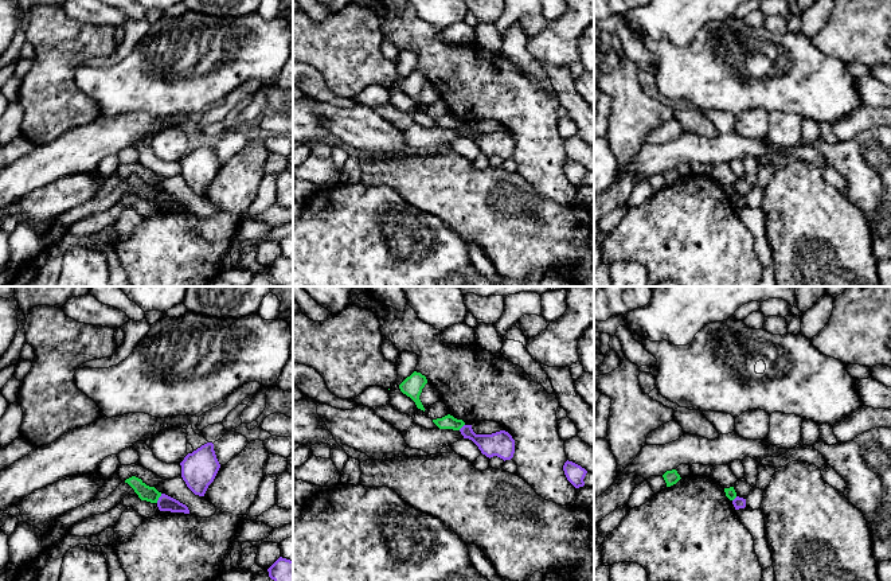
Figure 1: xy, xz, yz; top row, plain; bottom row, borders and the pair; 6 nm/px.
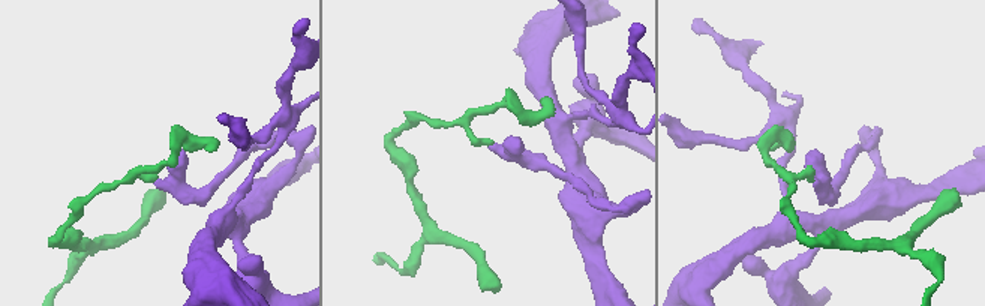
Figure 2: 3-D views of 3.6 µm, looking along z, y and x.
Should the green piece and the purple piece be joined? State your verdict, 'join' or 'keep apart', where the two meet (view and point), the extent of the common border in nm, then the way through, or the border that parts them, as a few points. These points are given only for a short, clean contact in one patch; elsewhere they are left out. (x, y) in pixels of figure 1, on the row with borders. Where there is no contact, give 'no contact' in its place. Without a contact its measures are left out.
keep apart; contact xy (159, 496); length 70 nm; border xy (161, 494), (156, 502)

